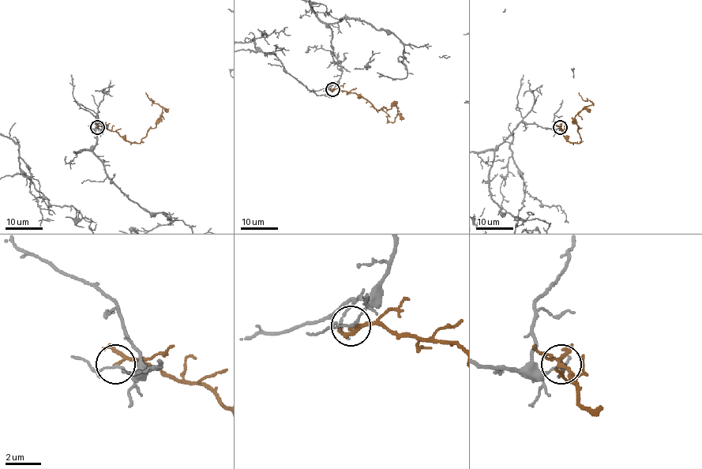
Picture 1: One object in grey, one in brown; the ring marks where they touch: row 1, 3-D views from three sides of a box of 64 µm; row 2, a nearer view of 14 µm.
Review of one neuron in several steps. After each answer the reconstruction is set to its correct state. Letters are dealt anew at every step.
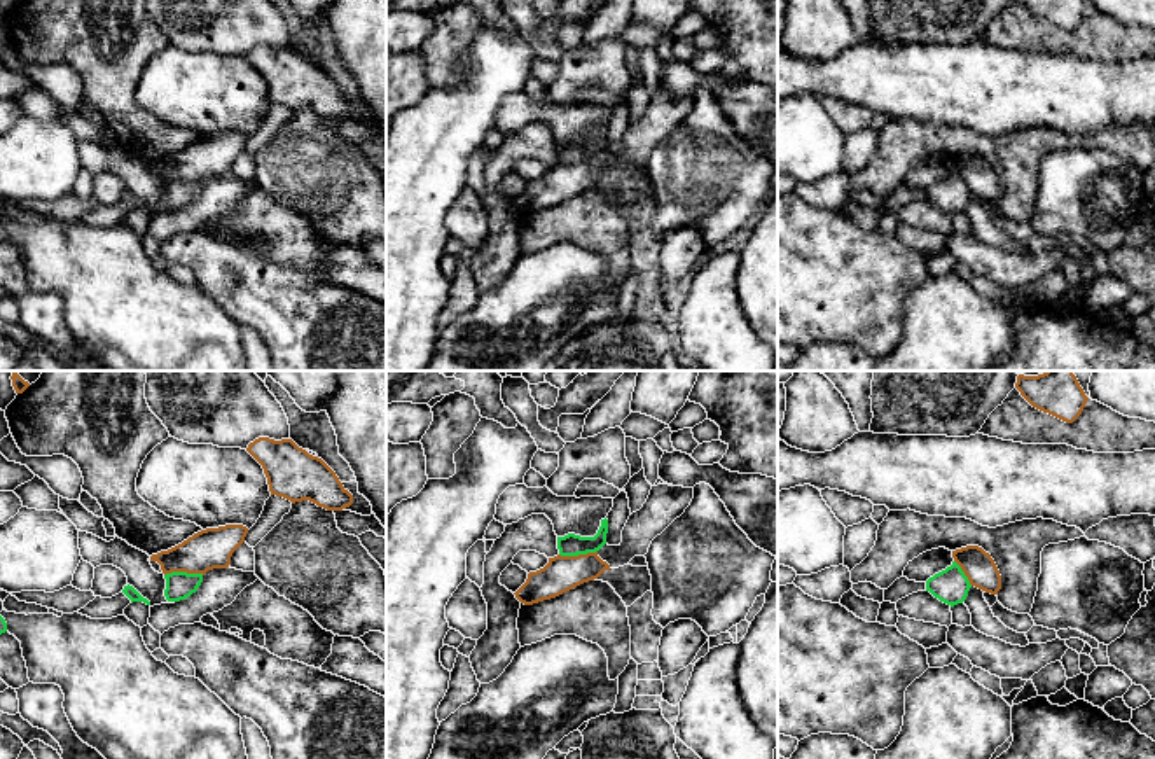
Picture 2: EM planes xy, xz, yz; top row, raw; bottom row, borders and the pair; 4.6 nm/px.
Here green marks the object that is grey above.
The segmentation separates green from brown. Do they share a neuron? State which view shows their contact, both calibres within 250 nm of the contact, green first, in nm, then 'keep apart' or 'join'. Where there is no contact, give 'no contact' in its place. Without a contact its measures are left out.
contact in xy; calibres 130 and 190 nm; keep apart

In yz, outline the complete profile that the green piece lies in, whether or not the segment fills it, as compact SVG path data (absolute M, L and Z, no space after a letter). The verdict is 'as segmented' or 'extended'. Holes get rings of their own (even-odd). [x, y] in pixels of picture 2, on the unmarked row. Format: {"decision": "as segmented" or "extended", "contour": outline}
{"decision": "as segmented", "contour": "M956 170L926 189L926 199L951 215L963 212L970 196L968 185Z"}

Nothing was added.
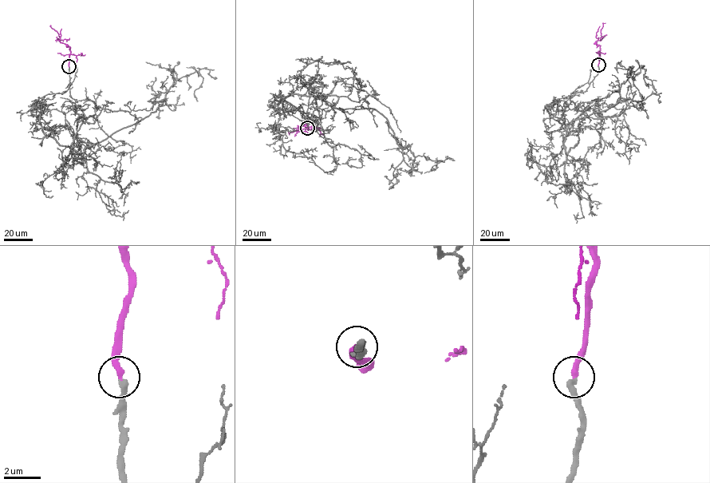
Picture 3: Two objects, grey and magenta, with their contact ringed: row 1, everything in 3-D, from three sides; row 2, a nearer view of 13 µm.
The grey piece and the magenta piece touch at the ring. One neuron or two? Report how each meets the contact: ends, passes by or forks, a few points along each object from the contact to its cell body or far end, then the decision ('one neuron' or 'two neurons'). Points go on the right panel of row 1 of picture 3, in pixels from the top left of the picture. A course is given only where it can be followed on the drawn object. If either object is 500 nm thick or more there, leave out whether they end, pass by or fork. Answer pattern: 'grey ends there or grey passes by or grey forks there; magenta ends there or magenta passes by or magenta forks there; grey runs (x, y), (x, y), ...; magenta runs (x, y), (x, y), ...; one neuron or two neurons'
grey ends there; magenta ends there; grey runs (598, 65), (589, 83), (558, 101), (566, 154), (577, 143), (578, 124), (617, 101), (632, 69), (641, 100); magenta runs (598, 65), (600, 45), (596, 42), (601, 38), (601, 30), (605, 23); one neuron

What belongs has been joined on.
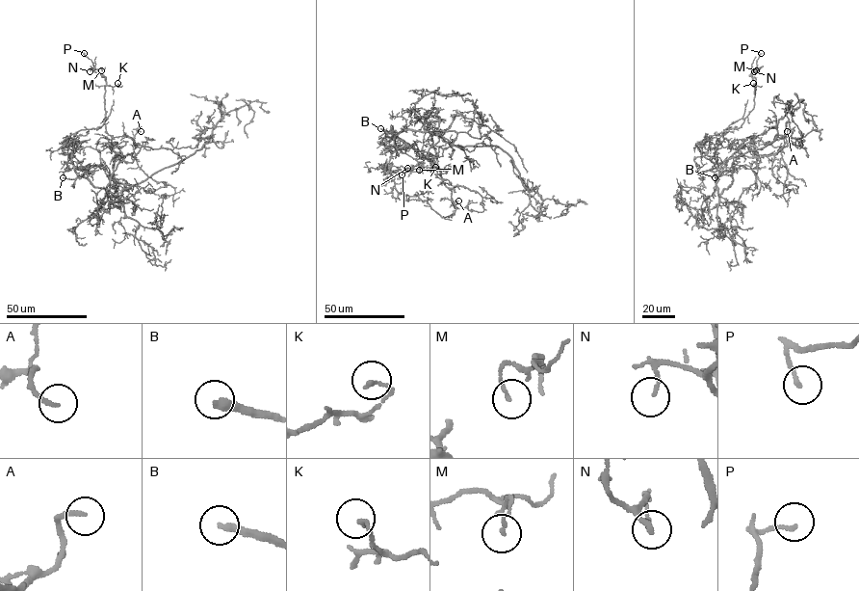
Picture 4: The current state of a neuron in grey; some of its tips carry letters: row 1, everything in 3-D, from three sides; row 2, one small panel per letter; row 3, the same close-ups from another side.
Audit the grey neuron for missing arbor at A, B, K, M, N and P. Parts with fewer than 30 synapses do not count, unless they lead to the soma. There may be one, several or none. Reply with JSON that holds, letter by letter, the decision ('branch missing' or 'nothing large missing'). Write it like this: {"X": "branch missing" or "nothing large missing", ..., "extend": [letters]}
{"A": "branch missing", "B": "branch missing", "K": "nothing large missing", "M": "nothing large missing", "N": "nothing large missing", "P": "nothing large missing", "extend": ["A", "B"]}

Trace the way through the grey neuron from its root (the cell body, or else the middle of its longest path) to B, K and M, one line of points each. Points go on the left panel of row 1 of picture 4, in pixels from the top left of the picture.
B: (126, 189), (114, 196), (84, 177), (63, 177)
K: (126, 189), (115, 196), (107, 188), (121, 151), (106, 132), (105, 86), (117, 83)
M: (126, 189), (115, 196), (107, 188), (121, 151), (106, 132), (106, 77), (94, 69), (101, 70)

